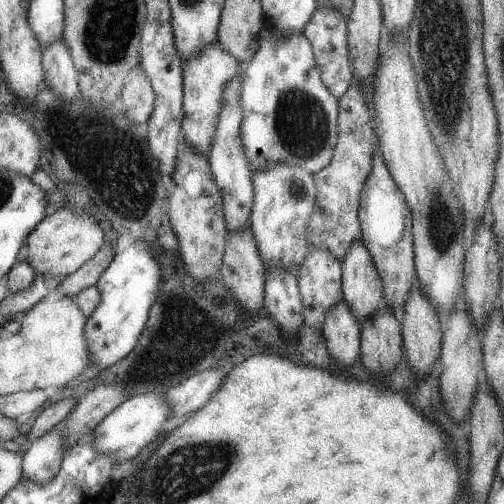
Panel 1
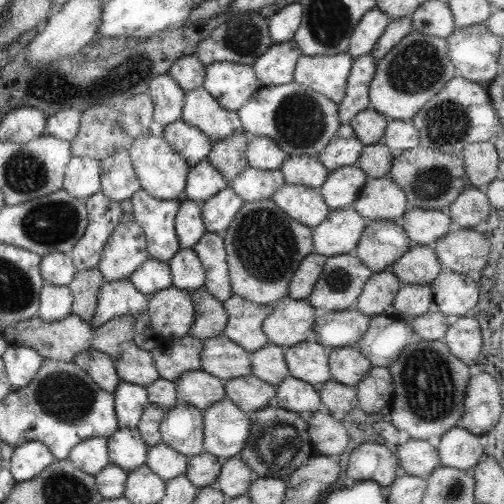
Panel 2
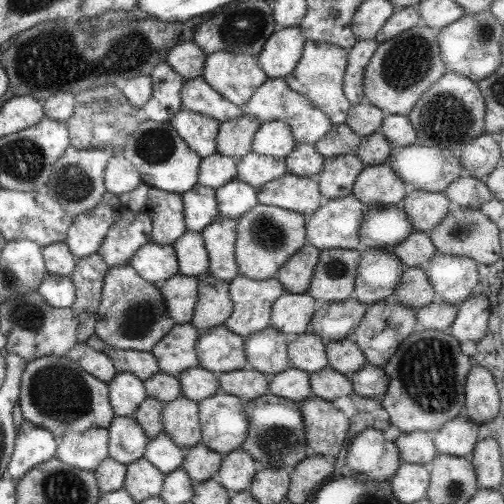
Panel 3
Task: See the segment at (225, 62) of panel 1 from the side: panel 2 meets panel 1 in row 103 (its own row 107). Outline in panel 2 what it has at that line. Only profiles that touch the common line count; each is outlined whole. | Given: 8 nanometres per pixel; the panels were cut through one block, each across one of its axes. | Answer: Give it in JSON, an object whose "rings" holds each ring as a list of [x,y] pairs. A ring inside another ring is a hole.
{"rings":[[[203,86],[195,90],[185,90],[181,122],[197,126],[203,134],[209,136],[211,142],[233,136],[235,132],[243,132],[237,112],[223,110]]]}

